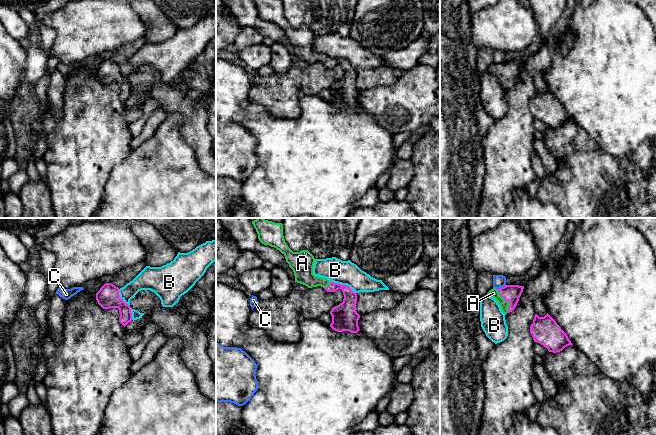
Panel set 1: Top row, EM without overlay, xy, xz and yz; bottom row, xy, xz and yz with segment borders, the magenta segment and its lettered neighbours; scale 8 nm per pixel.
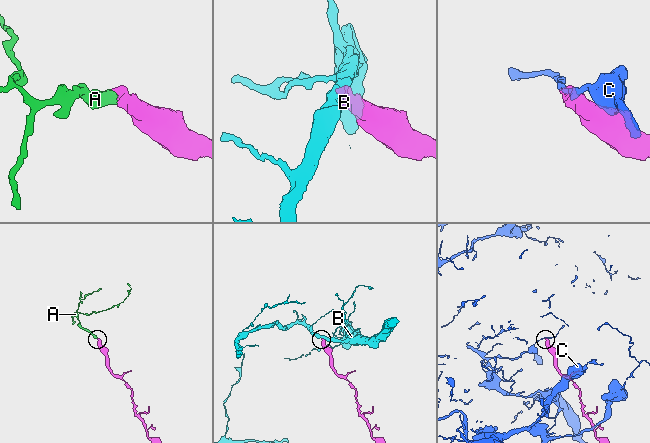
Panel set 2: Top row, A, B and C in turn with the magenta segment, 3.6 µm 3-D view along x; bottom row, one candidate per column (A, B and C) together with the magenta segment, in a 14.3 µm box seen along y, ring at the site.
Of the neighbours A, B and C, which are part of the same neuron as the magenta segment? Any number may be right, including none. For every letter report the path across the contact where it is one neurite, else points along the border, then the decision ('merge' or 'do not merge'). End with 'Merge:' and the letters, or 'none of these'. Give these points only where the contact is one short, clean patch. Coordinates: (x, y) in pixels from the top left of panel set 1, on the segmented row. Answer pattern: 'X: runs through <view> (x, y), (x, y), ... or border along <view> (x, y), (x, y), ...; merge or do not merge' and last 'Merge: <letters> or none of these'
A: runs through yz (511, 293), (506, 300), (500, 295), (493, 293); merge
B: border along xz (330, 281), (346, 284), (355, 293); do not merge
C: border along yz (506, 285), (498, 289); do not merge
Merge: A

